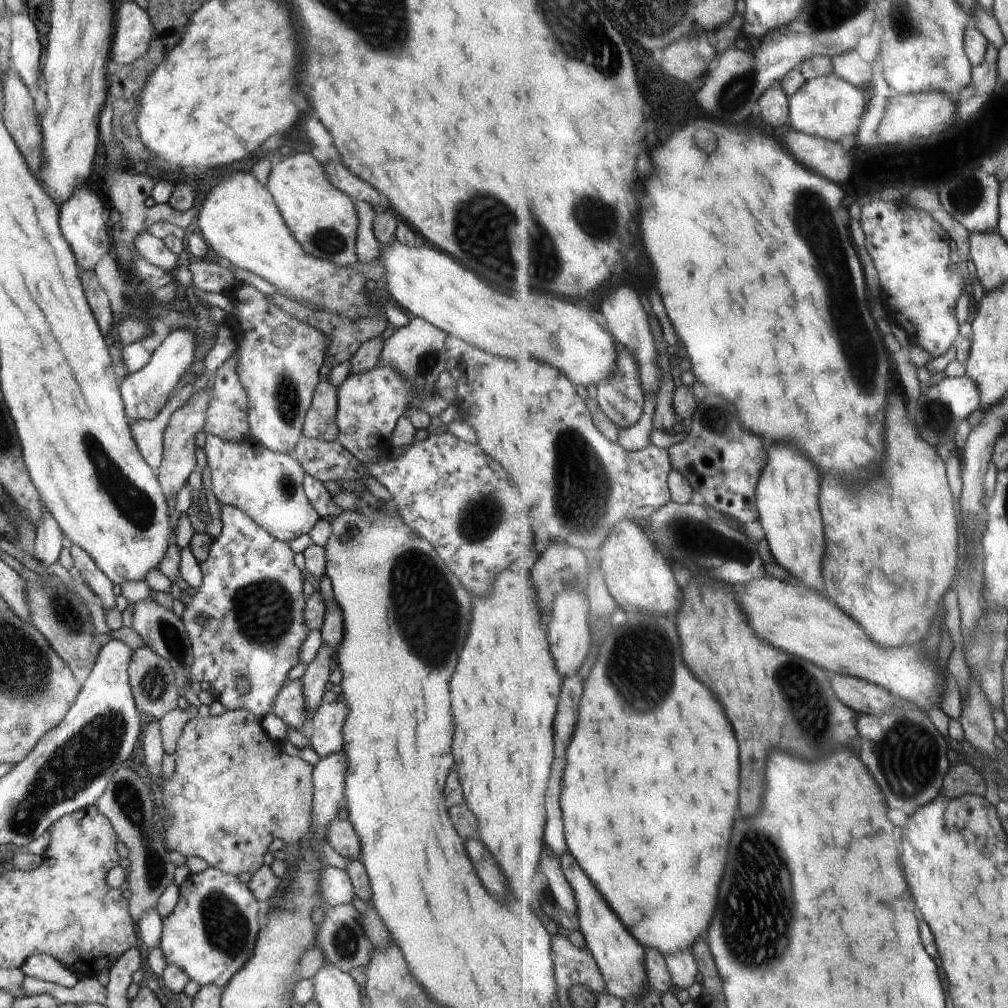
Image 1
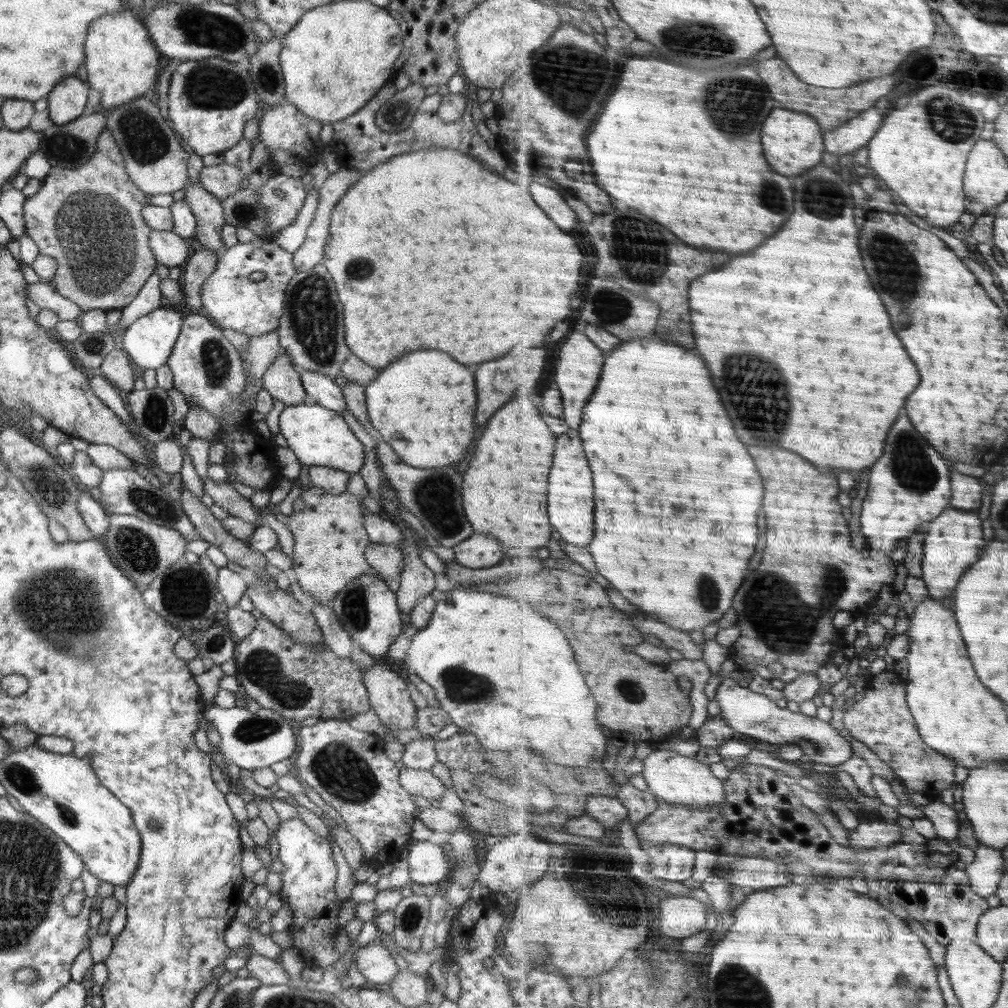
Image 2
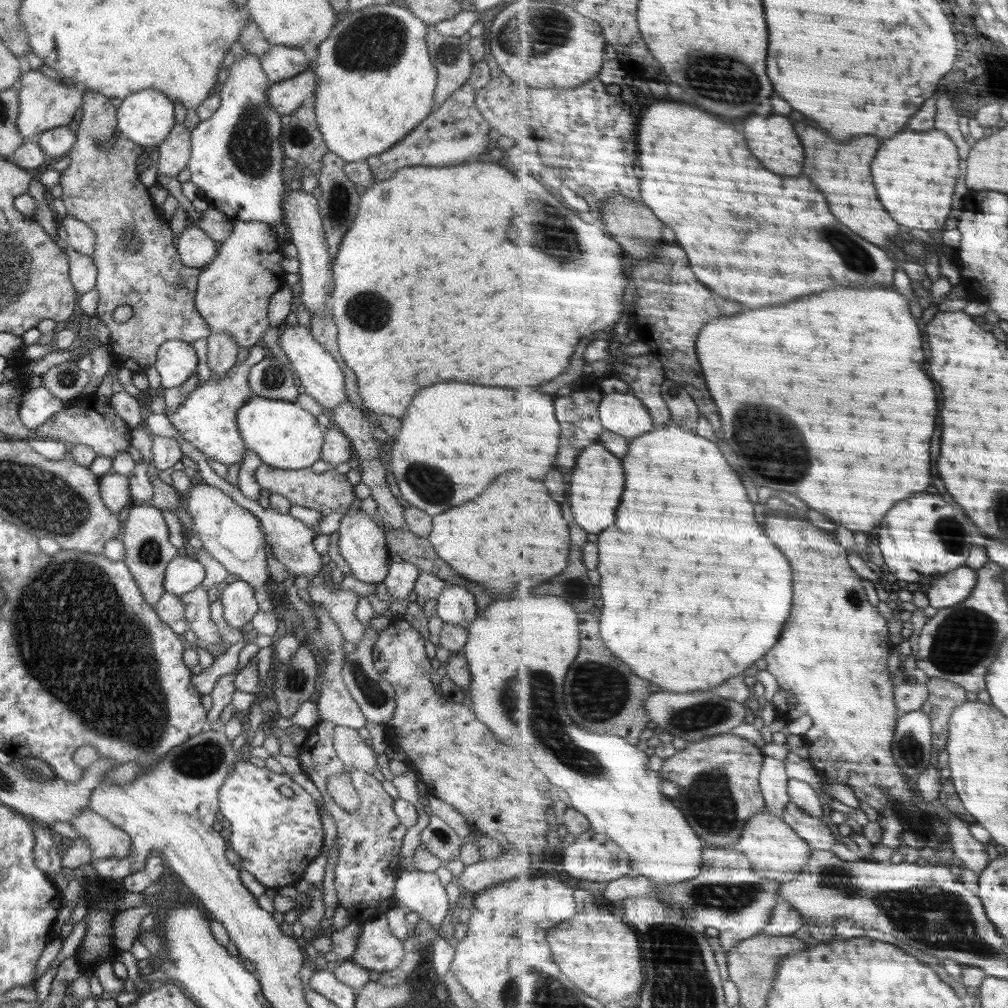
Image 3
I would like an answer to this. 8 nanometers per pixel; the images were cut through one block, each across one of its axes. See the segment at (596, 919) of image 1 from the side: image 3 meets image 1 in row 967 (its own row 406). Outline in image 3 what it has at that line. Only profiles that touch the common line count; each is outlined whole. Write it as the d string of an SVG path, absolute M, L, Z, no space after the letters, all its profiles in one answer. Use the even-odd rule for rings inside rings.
M608 393L600 405L600 418L606 429L629 439L640 437L655 428L647 404L636 393Z

